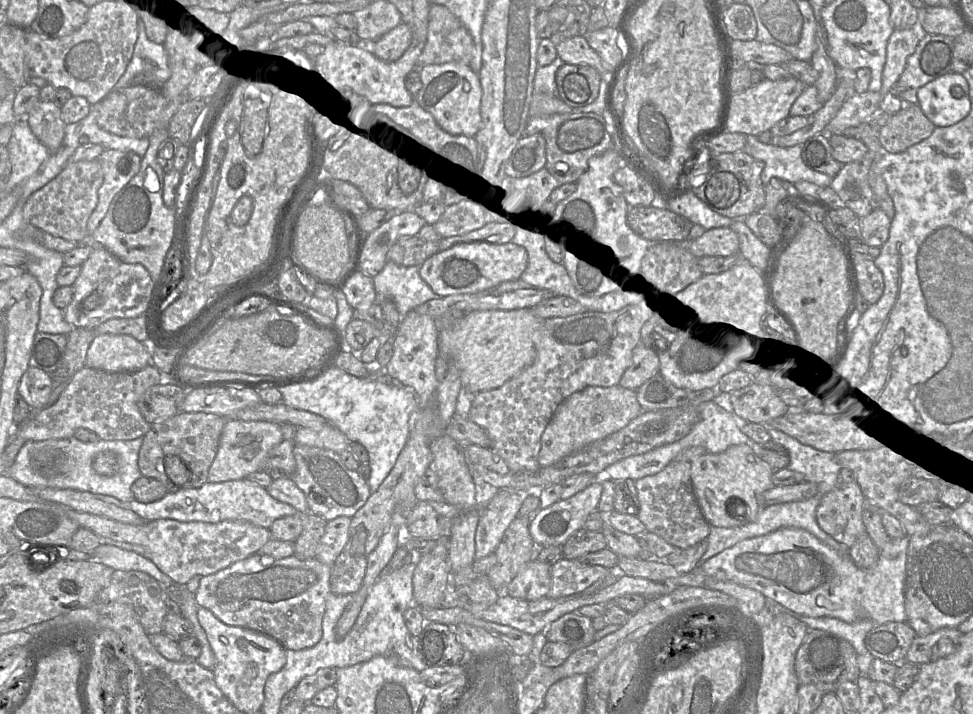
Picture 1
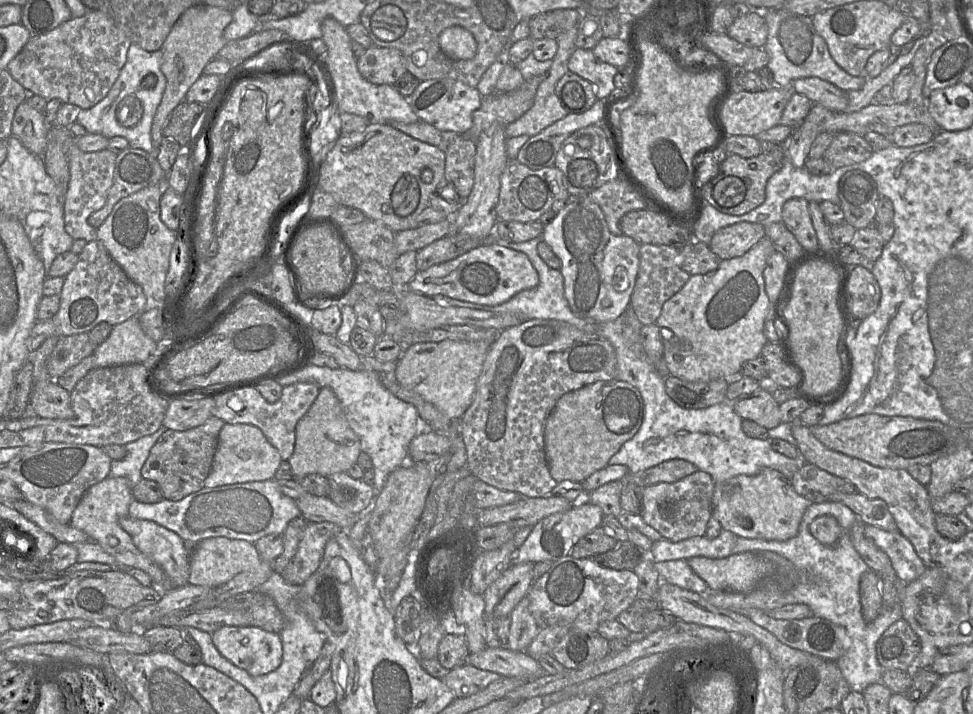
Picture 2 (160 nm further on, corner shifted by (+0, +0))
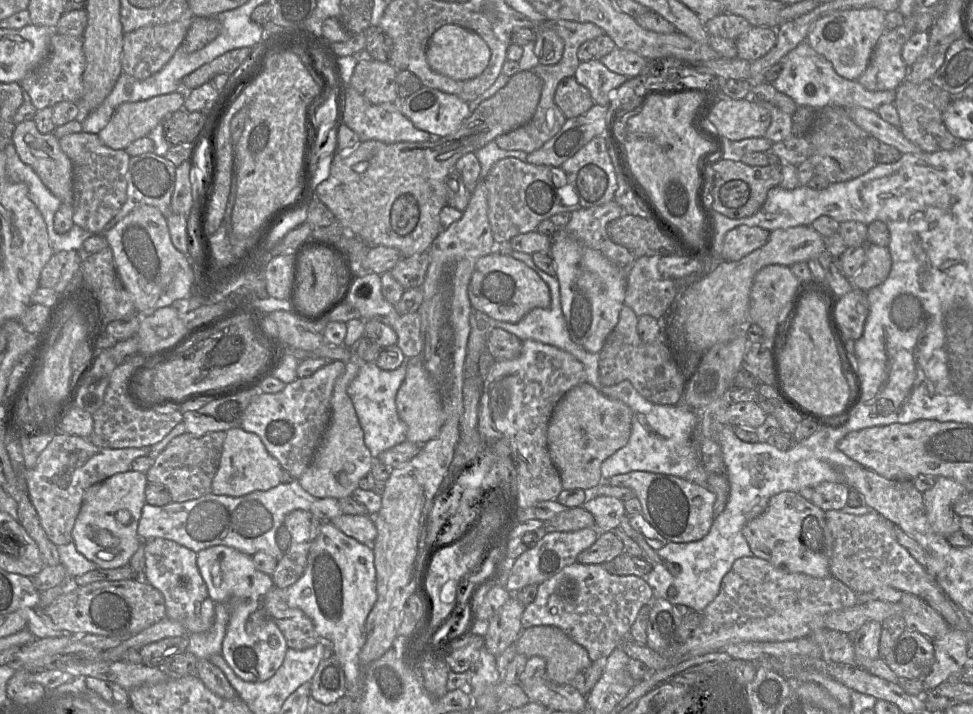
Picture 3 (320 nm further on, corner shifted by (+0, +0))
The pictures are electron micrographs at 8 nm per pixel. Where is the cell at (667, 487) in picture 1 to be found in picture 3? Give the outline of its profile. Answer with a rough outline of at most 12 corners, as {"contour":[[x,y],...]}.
{"contour":[[631,471],[603,481],[631,489],[668,542],[698,541],[715,494],[686,479]]}

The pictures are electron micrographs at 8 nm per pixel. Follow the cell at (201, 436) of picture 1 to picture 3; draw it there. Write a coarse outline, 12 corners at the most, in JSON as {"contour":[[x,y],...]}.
{"contour":[[225,431],[186,432],[159,453],[148,483],[172,502],[211,493]]}

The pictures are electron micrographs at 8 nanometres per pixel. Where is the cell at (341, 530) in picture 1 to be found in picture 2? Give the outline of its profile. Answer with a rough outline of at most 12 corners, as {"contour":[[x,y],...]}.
{"contour":[[308,522],[280,575],[302,585],[317,570],[327,542],[342,530]]}

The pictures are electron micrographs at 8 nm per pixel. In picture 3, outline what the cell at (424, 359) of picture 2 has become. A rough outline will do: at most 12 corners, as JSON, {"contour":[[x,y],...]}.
{"contour":[[420,355],[408,359],[396,408],[407,441],[439,434],[444,412]]}

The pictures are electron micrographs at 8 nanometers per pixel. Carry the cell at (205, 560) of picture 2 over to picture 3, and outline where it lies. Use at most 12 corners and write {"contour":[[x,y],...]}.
{"contour":[[224,545],[196,562],[230,608],[223,658],[268,680],[288,649],[263,606],[274,586],[252,556]]}

